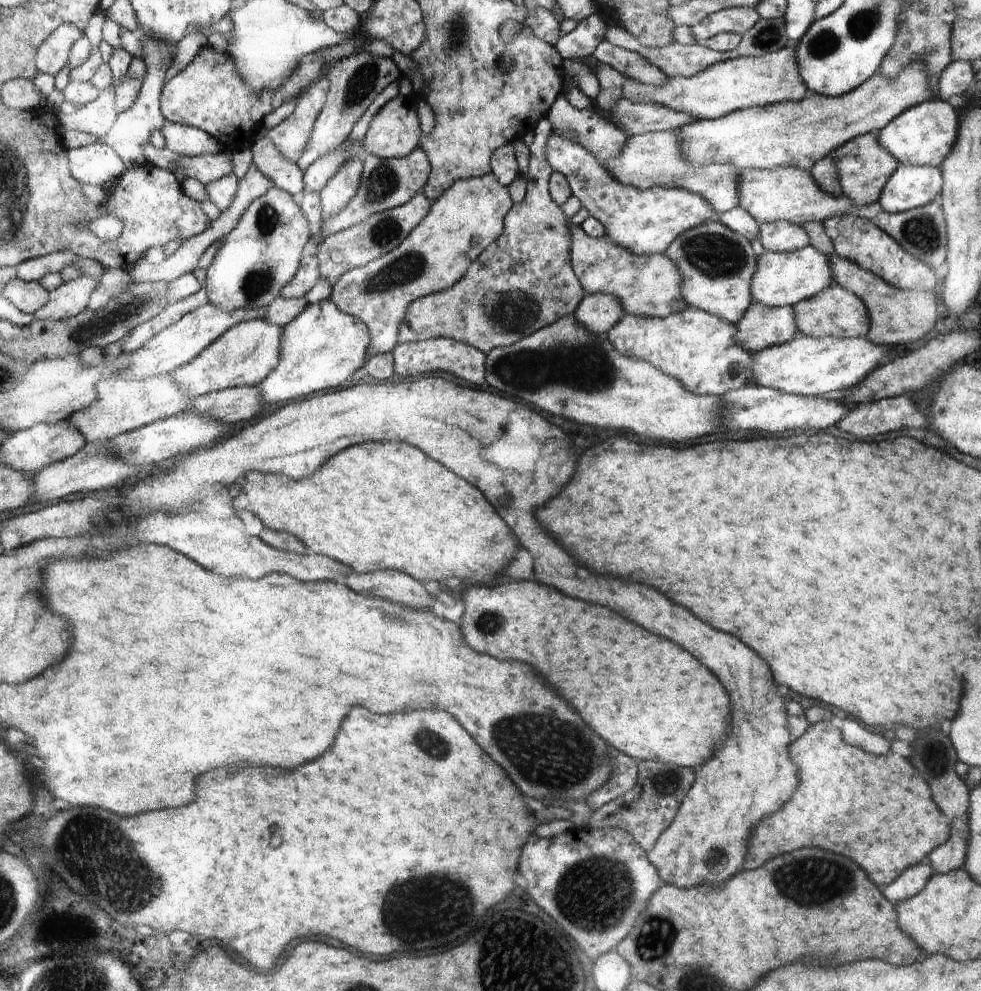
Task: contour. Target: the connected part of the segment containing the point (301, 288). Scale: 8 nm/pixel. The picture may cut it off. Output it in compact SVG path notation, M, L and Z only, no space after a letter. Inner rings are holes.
M316 250L304 251L303 262L294 280L282 290L283 299L304 297L319 282L322 276Z

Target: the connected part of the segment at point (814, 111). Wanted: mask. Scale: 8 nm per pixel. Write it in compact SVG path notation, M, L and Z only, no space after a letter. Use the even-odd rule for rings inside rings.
M917 61L899 74L898 78L887 79L876 72L868 81L864 81L850 93L837 97L827 97L809 92L802 101L782 101L775 105L763 107L746 107L732 111L717 119L696 119L674 131L683 139L681 154L685 162L692 166L711 165L712 163L733 164L740 169L783 169L786 167L799 168L810 172L820 160L834 153L839 146L844 146L853 138L876 133L895 118L924 101L934 99L927 83L927 74L923 65Z

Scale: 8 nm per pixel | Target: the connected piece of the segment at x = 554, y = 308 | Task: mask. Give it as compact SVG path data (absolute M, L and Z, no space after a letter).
M544 118L543 121L540 121L540 124L535 128L534 134L528 139L529 169L524 174L527 182L527 192L522 202L511 206L512 214L508 214L508 222L503 222L504 238L500 238L500 242L496 242L496 246L492 246L492 250L484 250L484 254L480 254L480 258L476 258L476 266L472 266L472 270L467 270L468 278L464 278L464 282L458 281L454 286L448 289L430 293L429 295L417 298L412 304L409 304L407 306L406 316L399 326L398 343L415 343L438 337L446 337L454 341L468 343L478 350L483 351L484 354L487 354L496 347L514 345L516 341L520 341L529 334L551 325L559 318L574 314L575 310L582 304L582 300L586 296L586 291L583 289L583 285L579 281L579 277L575 274L574 267L571 263L571 231L567 223L568 218L564 215L564 212L560 208L561 206L551 197L550 178L554 171L547 159L547 140L553 134L553 126L555 125L553 120L554 119Z

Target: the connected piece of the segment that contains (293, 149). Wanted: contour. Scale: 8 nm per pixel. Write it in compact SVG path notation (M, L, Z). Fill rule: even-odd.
M326 75L316 80L296 100L293 114L268 130L260 130L257 140L270 139L288 160L296 163L307 148L315 120L326 104L330 86Z

